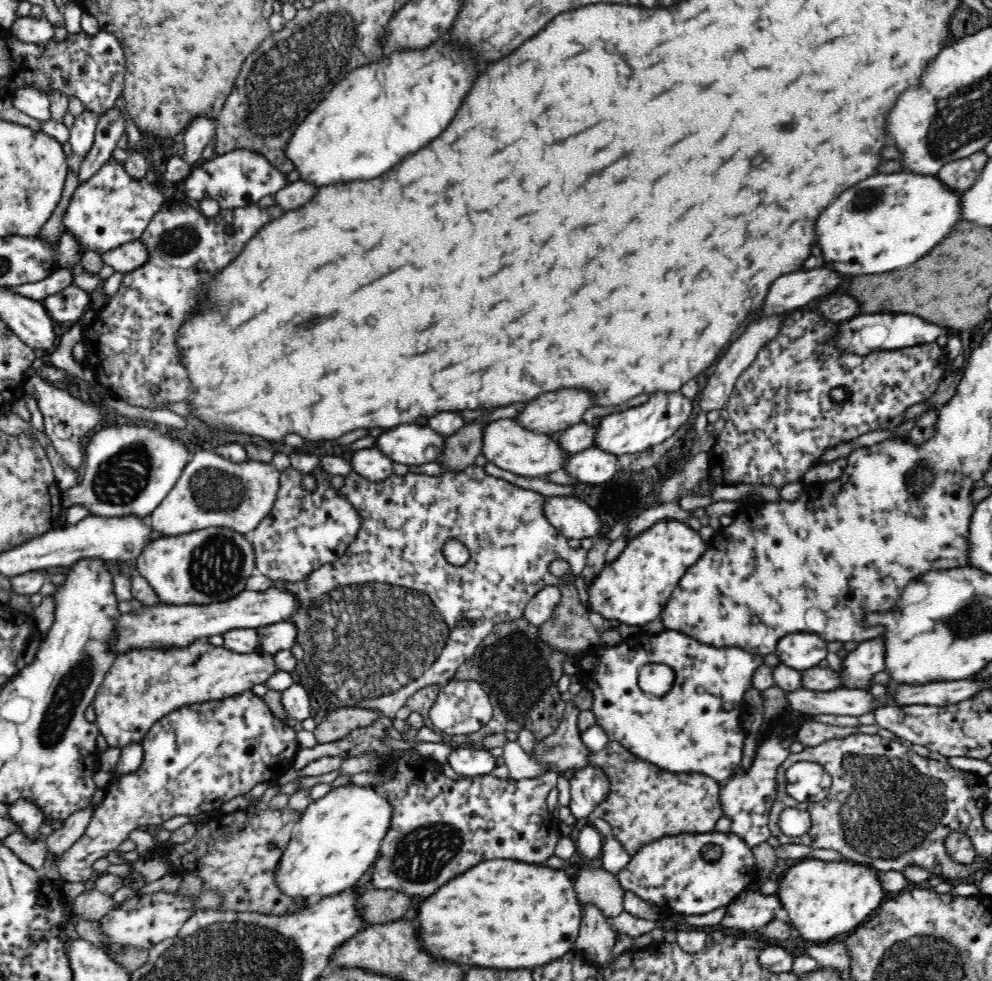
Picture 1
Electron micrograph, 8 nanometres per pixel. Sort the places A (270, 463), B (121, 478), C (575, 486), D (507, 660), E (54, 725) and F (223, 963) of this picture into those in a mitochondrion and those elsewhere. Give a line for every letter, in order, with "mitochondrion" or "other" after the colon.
A: other
B: mitochondrion
C: other
D: mitochondrion
E: mitochondrion
F: mitochondrion

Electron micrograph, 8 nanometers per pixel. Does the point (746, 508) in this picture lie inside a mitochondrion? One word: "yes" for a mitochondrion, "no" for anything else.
no

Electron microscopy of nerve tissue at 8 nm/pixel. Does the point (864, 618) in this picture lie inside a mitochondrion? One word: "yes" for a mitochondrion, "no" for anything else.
no

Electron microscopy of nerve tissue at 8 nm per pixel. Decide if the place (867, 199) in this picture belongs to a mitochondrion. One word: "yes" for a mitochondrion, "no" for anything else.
yes

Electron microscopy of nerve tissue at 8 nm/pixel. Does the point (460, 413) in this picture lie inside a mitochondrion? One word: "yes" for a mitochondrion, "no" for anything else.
no

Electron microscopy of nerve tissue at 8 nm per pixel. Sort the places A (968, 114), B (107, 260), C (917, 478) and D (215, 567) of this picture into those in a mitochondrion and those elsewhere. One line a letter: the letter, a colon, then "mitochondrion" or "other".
A: mitochondrion
B: other
C: mitochondrion
D: mitochondrion

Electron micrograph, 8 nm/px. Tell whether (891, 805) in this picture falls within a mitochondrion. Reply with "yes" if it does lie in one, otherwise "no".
yes

